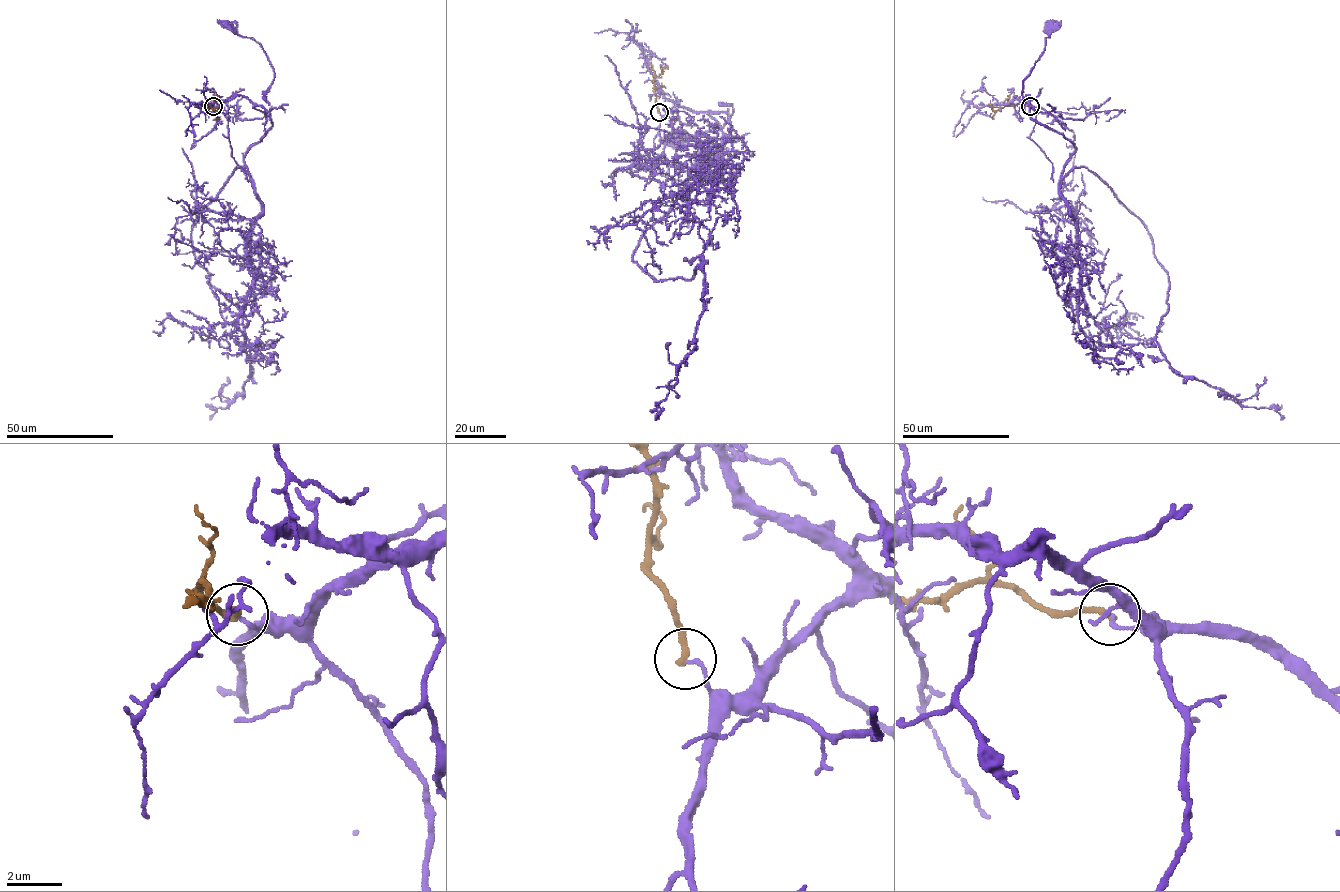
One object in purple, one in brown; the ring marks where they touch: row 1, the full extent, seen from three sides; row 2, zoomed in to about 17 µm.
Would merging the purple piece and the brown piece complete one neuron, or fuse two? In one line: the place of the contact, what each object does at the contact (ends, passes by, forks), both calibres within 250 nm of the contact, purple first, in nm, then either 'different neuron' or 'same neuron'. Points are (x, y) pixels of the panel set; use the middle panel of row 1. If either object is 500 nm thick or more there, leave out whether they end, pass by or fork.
place (659, 112); purple ends; brown ends; calibres 130 and 280 nm; different neuron

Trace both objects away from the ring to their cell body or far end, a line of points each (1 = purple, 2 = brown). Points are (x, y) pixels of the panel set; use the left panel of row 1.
1: (212, 106), (241, 95), (270, 113), (265, 93), (274, 77), (270, 62), (260, 45), (226, 24)
2: (212, 106), (208, 106), (220, 118)

